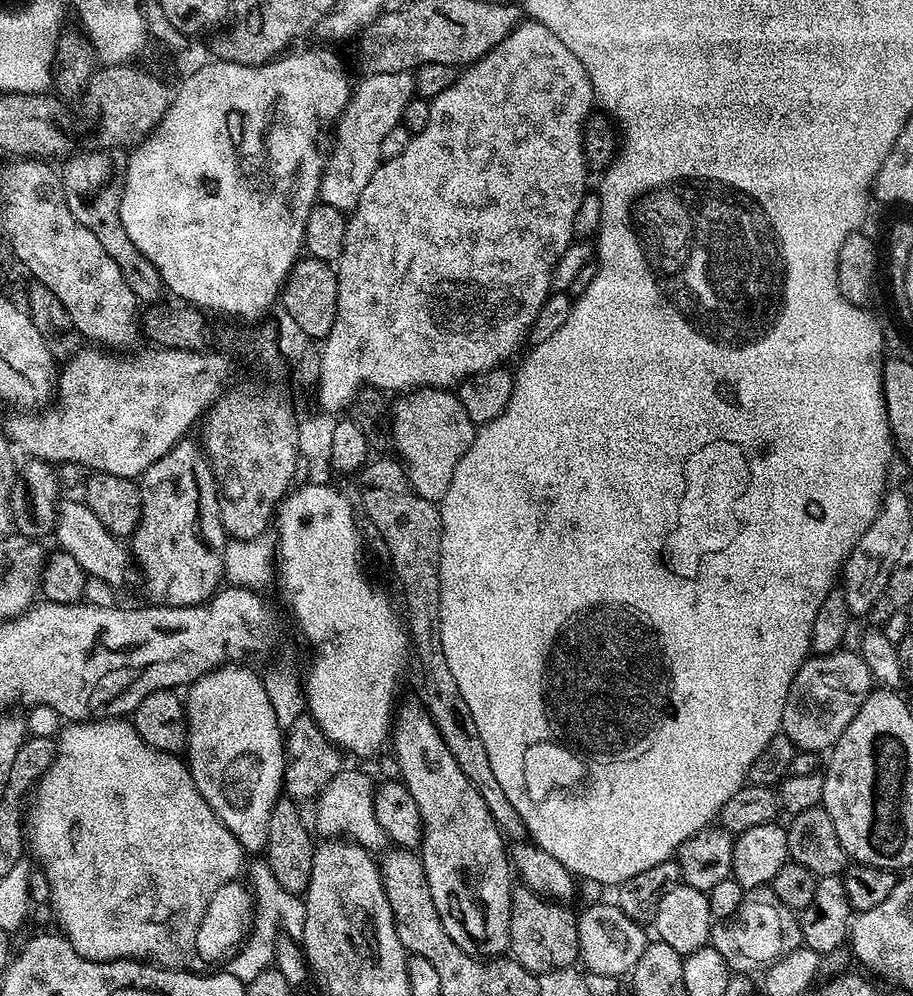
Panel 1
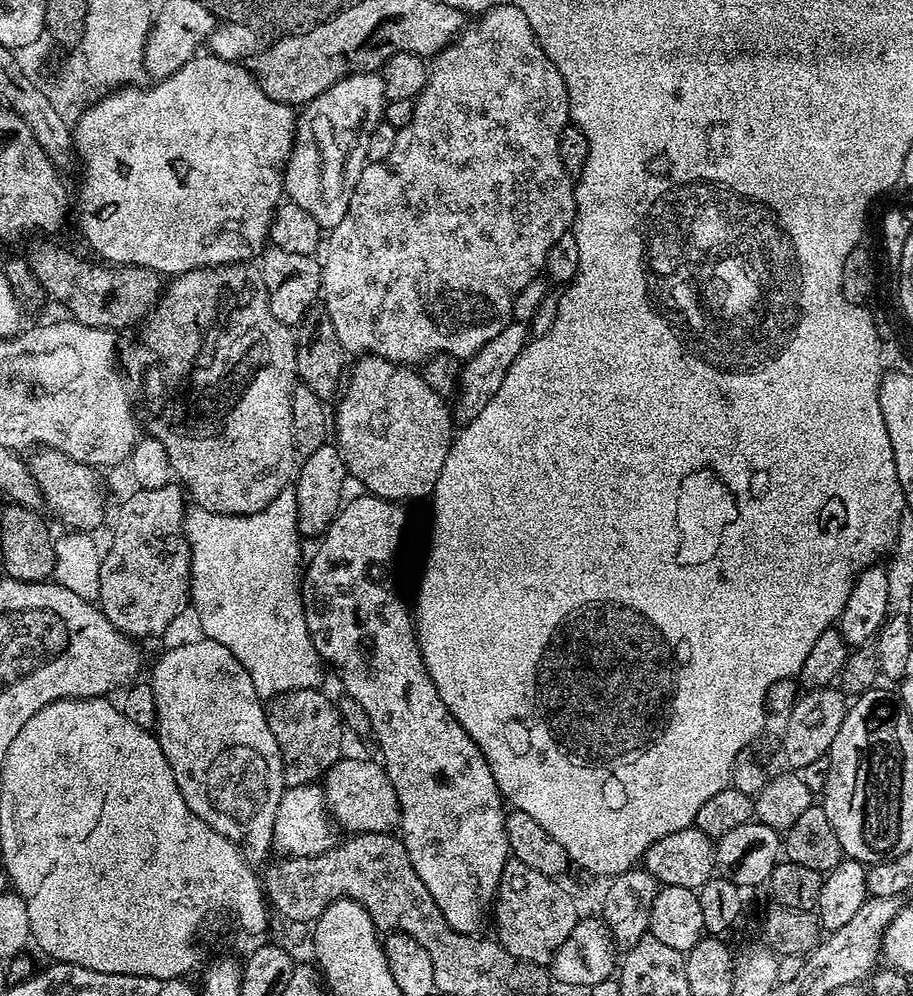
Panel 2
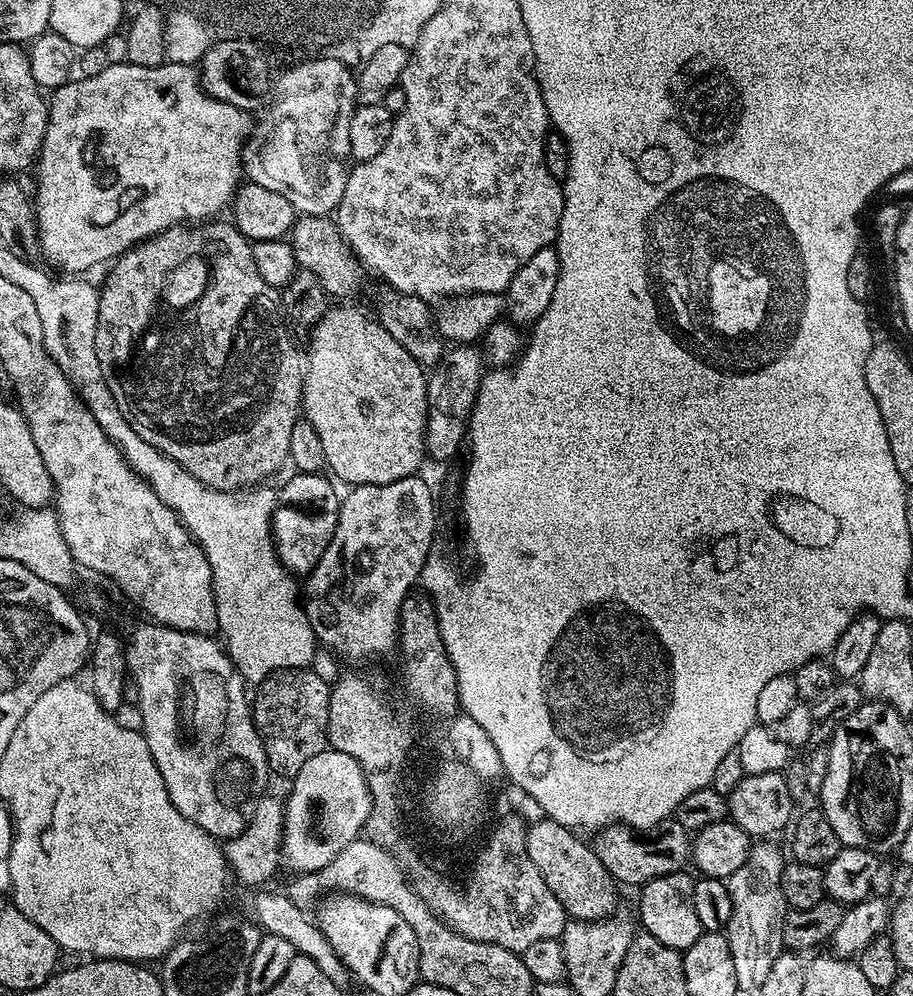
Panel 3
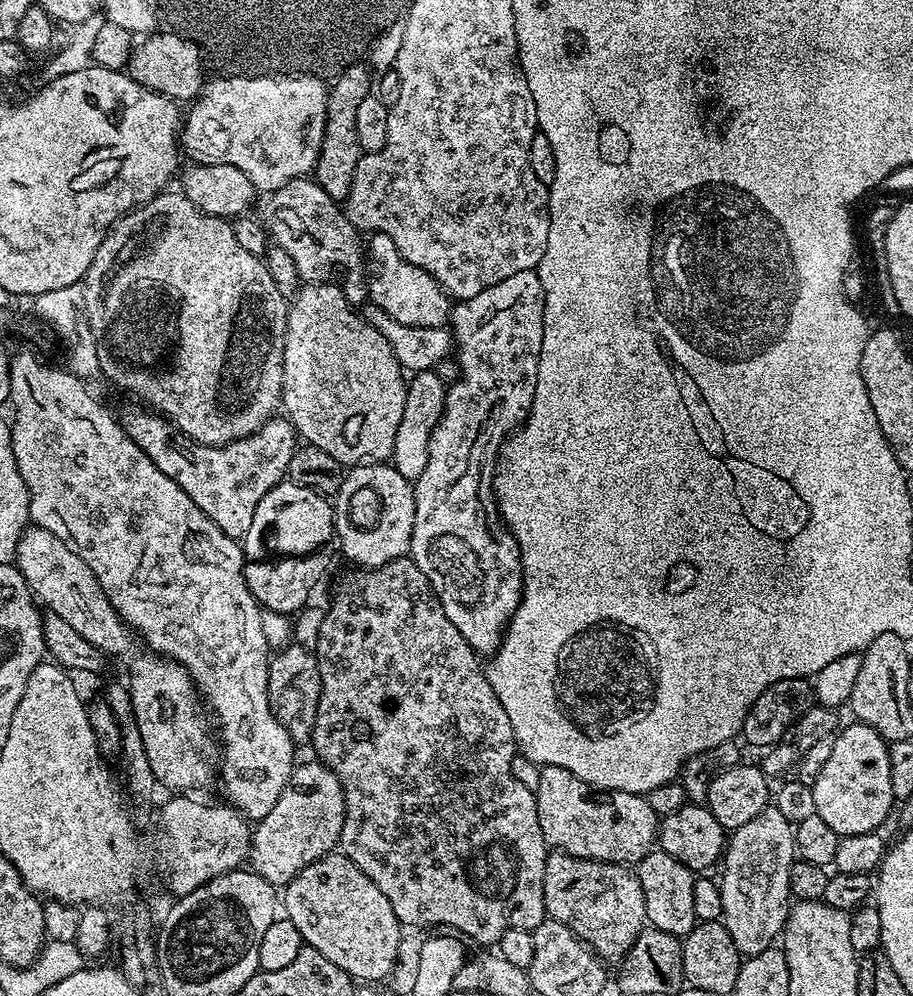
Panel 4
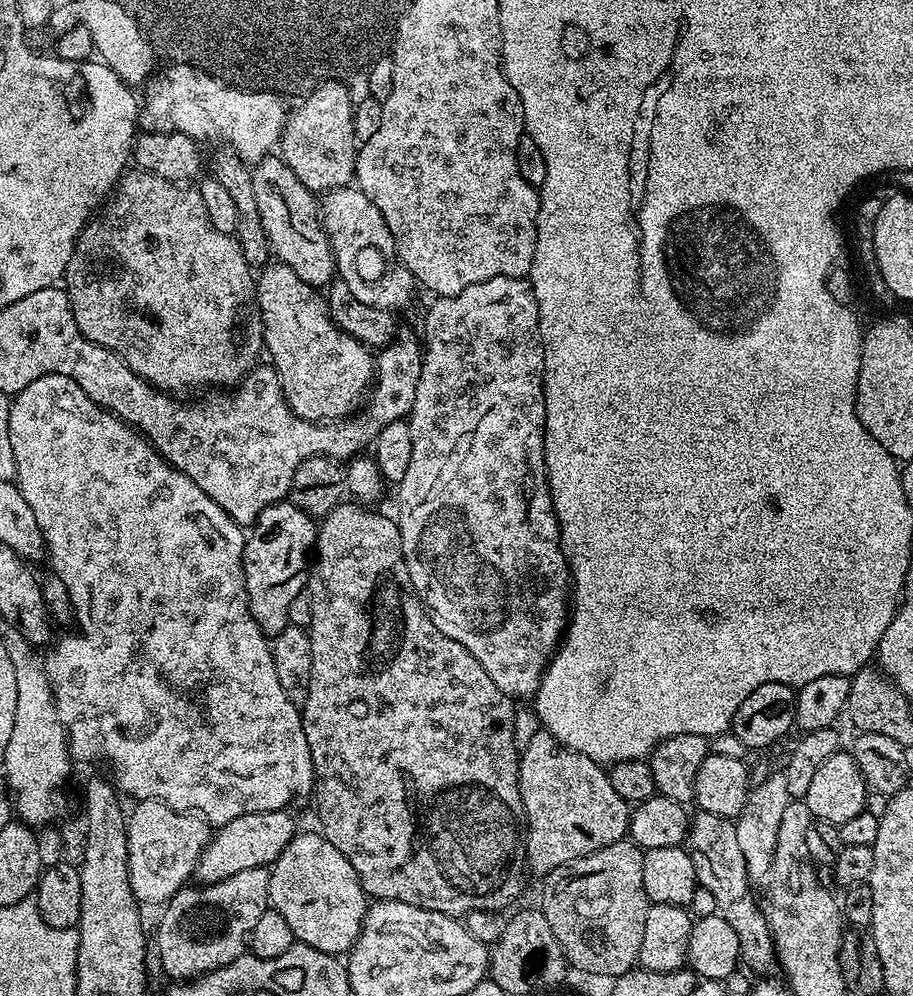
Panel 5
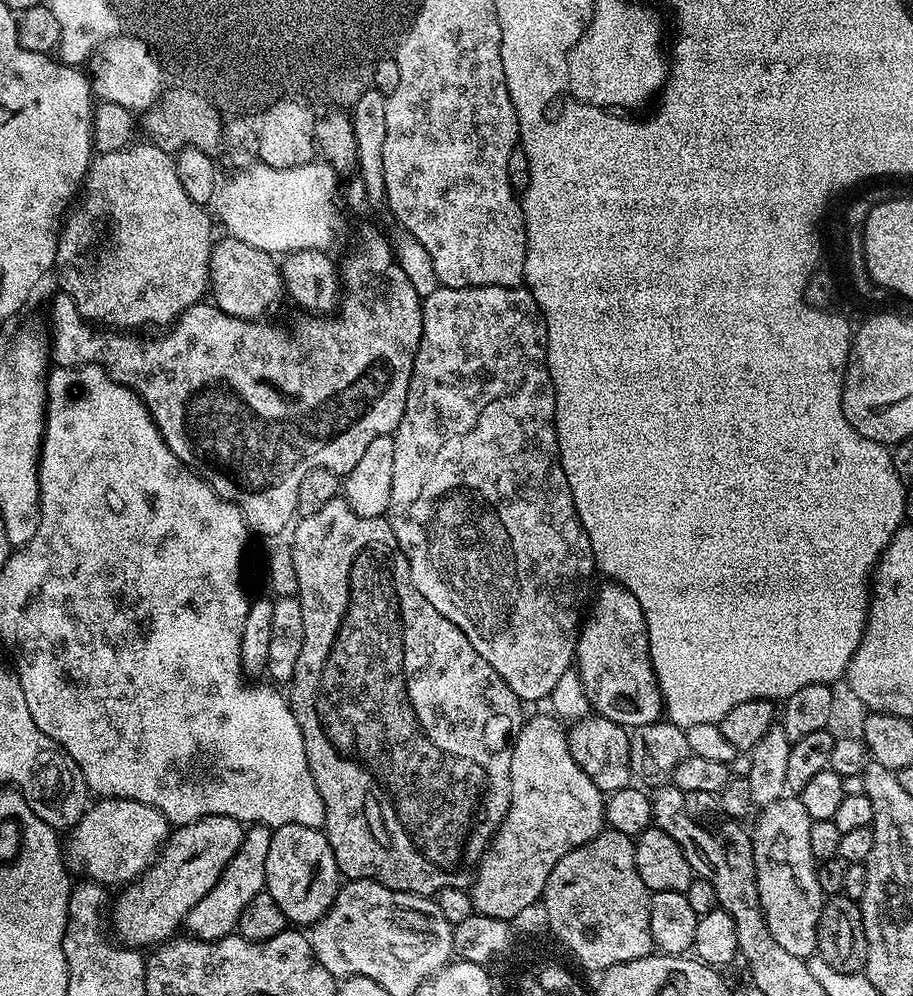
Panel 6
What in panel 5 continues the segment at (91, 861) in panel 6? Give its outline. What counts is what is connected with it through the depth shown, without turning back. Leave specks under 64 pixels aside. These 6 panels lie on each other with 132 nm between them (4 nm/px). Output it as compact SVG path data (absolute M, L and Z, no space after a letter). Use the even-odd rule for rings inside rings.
M141 800L135 807L126 816L130 886L141 905L163 906L193 879L196 864L210 839L210 825L199 814L179 812L157 800Z

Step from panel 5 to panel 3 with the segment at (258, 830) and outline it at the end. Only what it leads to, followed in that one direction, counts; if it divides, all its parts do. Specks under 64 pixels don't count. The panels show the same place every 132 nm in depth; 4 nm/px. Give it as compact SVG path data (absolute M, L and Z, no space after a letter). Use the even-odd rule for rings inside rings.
M325 750L322 754L314 754L306 766L291 781L292 793L286 796L286 807L284 809L284 836L280 839L280 859L283 867L289 868L289 873L299 874L301 872L317 872L322 870L350 842L361 839L365 831L368 818L372 813L372 795L368 789L368 783L364 777L362 766L350 758L350 754Z

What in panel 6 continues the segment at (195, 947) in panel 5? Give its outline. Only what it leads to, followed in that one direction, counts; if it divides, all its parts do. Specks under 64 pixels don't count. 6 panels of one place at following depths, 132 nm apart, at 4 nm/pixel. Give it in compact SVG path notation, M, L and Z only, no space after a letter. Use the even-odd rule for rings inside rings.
M252 826L244 833L244 842L238 854L234 856L222 870L214 890L190 910L190 914L183 922L183 927L188 928L187 935L198 940L220 940L223 936L231 936L237 931L242 912L246 906L260 892L265 891L264 879L266 878L266 858L270 854L270 838L272 829L263 826Z

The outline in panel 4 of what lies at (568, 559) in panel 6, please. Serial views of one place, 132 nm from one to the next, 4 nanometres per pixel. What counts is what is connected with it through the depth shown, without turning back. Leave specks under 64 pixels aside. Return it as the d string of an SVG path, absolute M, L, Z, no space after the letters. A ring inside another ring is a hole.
M539 271L519 272L510 274L510 278L502 278L489 288L481 287L480 292L473 294L469 300L464 300L460 305L458 303L451 309L450 331L454 345L454 359L460 363L460 380L456 380L447 385L448 393L444 399L444 412L440 415L440 421L434 426L430 446L428 447L428 457L426 458L426 470L414 482L414 530L410 538L408 547L410 558L426 574L426 578L432 587L432 593L436 595L436 601L442 606L446 618L458 626L462 638L471 646L477 654L495 653L501 639L502 633L508 626L509 620L516 613L516 607L519 606L524 595L524 568L520 565L520 548L516 544L515 538L507 531L492 533L492 527L498 524L497 517L490 507L490 492L484 489L484 483L489 483L489 469L493 467L494 461L499 457L502 443L507 441L519 429L520 425L528 418L528 411L532 409L534 402L534 390L538 386L538 362L542 354L542 334L544 333L544 291L540 281Z

